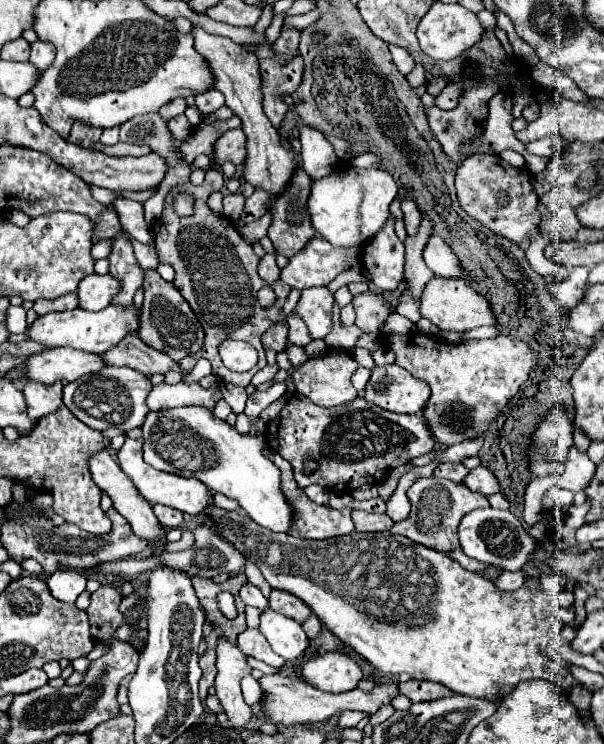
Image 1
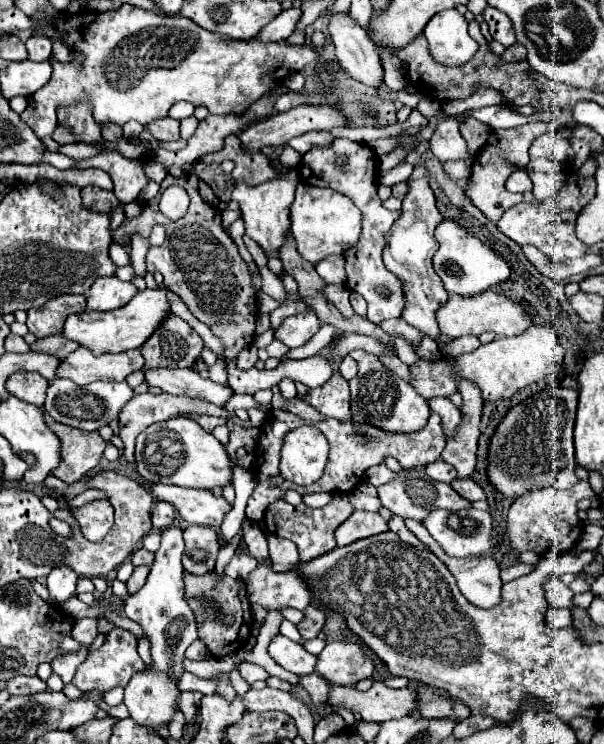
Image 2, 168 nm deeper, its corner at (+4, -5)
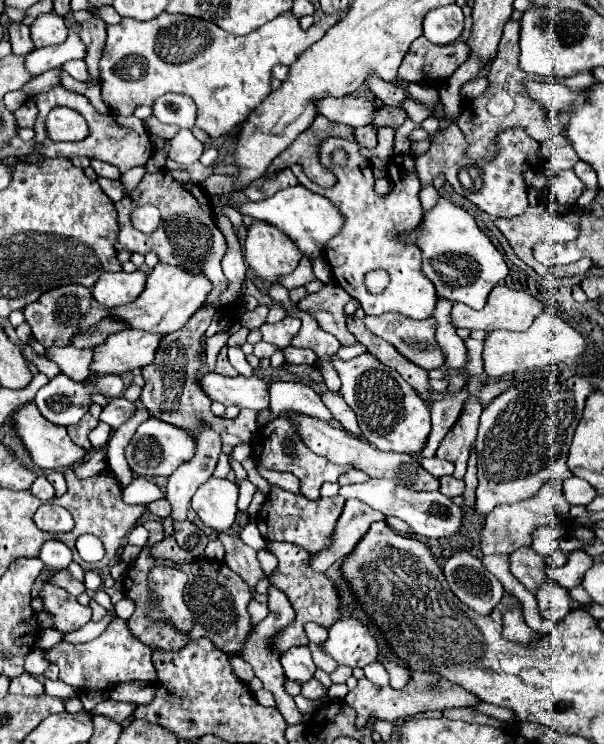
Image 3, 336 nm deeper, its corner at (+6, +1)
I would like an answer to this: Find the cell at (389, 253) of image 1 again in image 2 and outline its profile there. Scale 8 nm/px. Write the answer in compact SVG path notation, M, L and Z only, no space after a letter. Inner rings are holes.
M334 138L330 146L312 146L304 154L304 160L300 164L300 174L304 176L306 182L308 182L308 166L312 168L312 174L318 178L318 186L332 188L332 190L352 198L352 202L362 212L362 234L360 234L360 240L358 240L356 246L352 246L344 254L344 258L346 258L346 274L348 274L346 288L364 296L364 300L368 302L366 318L370 322L380 324L382 320L398 318L402 308L404 308L404 296L402 296L402 290L400 290L400 280L390 270L386 270L386 266L382 262L382 250L386 246L386 236L388 236L394 220L400 216L400 212L386 210L382 206L382 202L378 200L378 194L376 194L376 178L378 178L376 154L364 142L352 142L352 140L346 140L346 138ZM338 156L344 156L344 160L346 160L342 166L336 164ZM380 288L388 290L390 294L382 296L378 292Z

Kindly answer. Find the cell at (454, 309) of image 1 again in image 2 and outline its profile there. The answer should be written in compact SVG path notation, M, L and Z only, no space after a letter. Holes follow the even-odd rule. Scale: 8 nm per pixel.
M486 290L484 294L476 294L472 298L460 298L460 294L450 294L448 302L436 310L436 322L440 326L440 332L446 334L448 338L458 338L464 334L474 334L480 336L482 332L496 332L498 336L516 336L524 332L532 320L524 312L524 308L516 302L512 302L506 296L494 294L492 290Z

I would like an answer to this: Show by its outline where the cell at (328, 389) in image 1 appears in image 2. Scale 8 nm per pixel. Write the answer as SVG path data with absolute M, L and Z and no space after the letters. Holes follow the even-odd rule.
M336 372L324 386L308 390L302 400L316 408L322 416L330 416L336 420L350 418L350 388L348 380L340 372Z

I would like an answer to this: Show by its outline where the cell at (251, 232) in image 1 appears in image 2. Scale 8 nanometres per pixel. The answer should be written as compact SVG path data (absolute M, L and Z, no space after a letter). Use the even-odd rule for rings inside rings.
M274 168L274 170L276 170L276 176L258 186L250 186L250 184L238 180L230 194L232 200L240 202L242 220L246 224L246 236L250 236L254 242L258 242L262 246L262 250L270 256L276 256L276 250L284 244L284 234L290 228L288 210L290 210L290 204L294 202L296 186L300 184L300 174L296 168L288 168L288 170Z

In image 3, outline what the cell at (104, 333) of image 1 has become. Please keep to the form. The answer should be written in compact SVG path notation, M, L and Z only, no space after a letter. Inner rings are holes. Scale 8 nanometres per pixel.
M158 262L152 270L152 274L148 274L146 280L146 288L140 294L138 300L112 308L110 316L120 318L122 322L126 322L130 328L138 328L144 332L158 332L158 334L170 334L180 330L188 318L204 306L206 296L212 290L212 282L206 278L204 272L186 272L184 268L178 266L170 266L170 264L162 264Z

